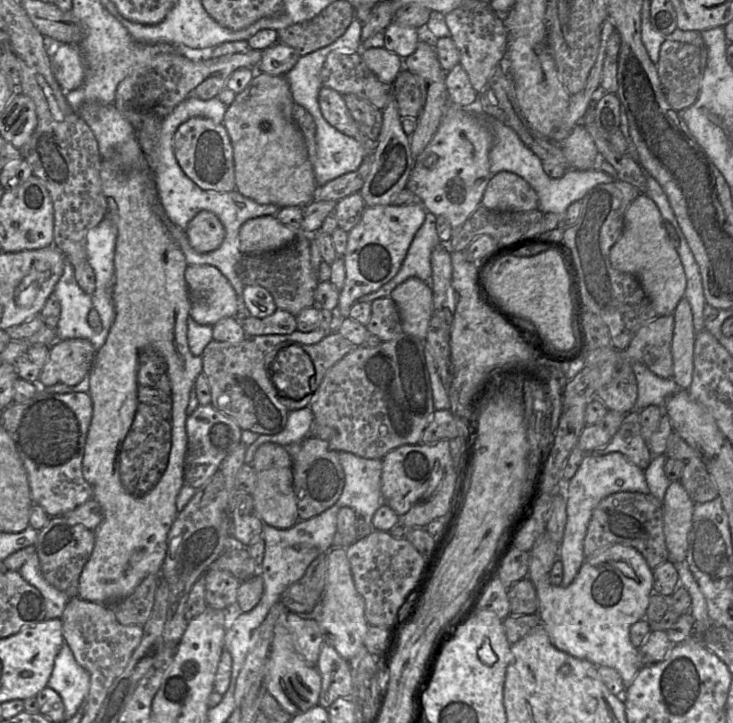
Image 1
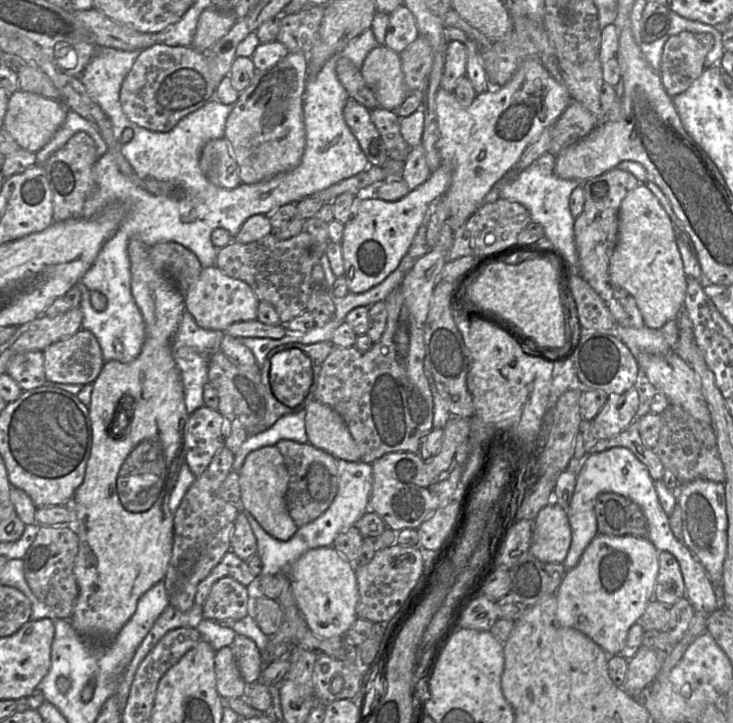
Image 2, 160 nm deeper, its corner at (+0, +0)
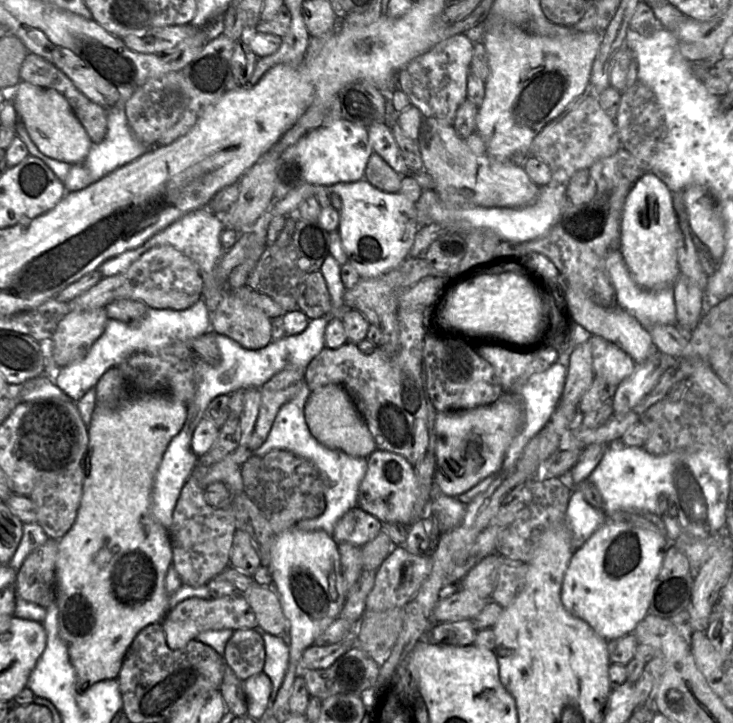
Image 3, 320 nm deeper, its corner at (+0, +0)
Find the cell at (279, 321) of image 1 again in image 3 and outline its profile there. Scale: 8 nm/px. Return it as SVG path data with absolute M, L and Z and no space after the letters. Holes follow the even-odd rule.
M226 287L216 310L210 314L210 331L256 350L271 342L271 318Z

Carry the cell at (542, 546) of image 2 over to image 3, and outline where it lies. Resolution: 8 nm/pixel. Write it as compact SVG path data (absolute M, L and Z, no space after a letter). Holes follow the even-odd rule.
M604 522L600 527L597 528L590 538L574 552L573 556L571 557L564 576L561 590L561 600L565 609L571 615L589 624L600 637L607 641L615 640L624 635L633 633L637 625L647 616L649 612L658 574L662 568L667 550L672 544L673 543L670 541L667 535L667 531L659 532L657 530L648 529L628 522Z

